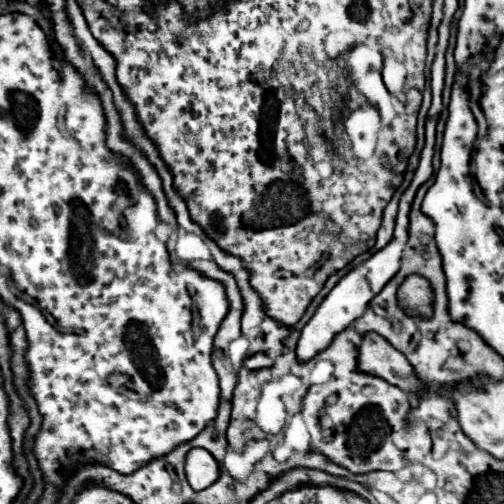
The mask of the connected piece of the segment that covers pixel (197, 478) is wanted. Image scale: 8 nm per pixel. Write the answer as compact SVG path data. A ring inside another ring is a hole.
M192 448L186 454L184 470L186 470L186 478L194 490L208 488L220 476L220 464L204 448Z

